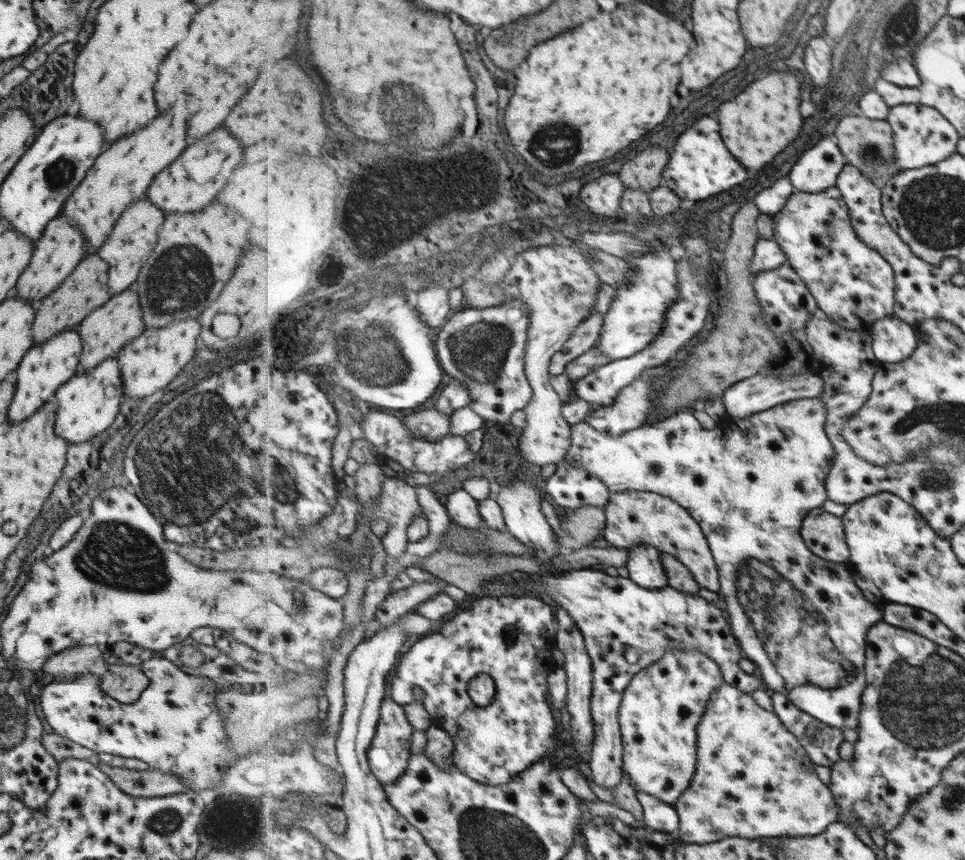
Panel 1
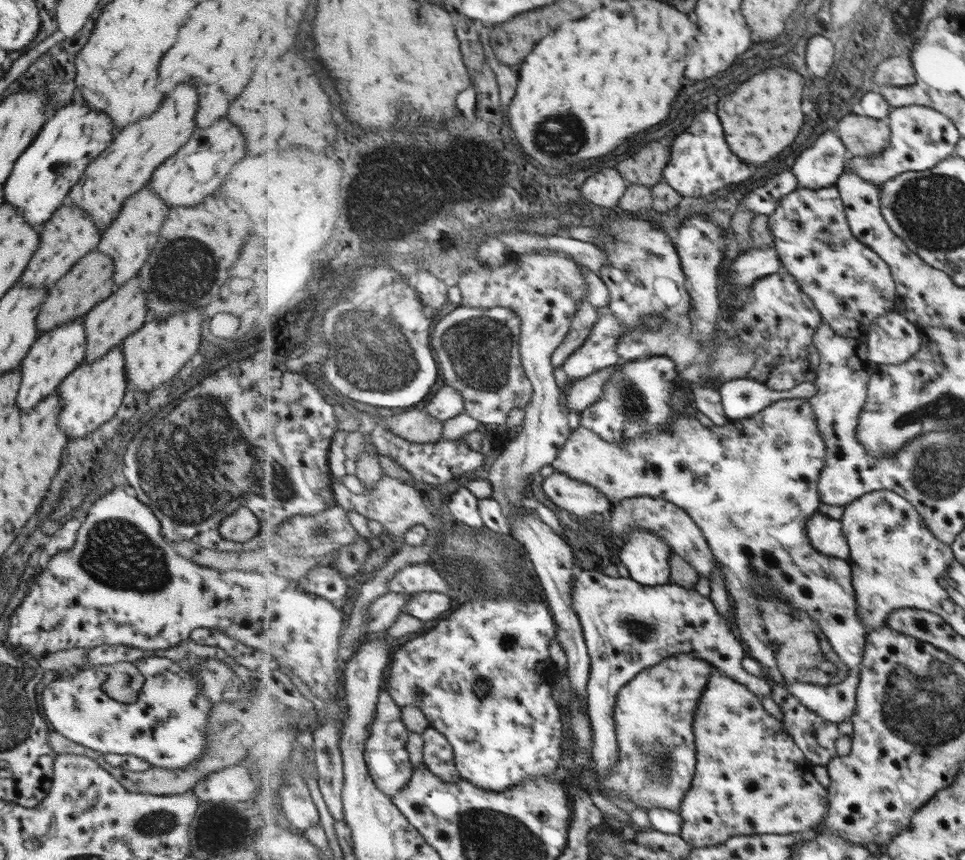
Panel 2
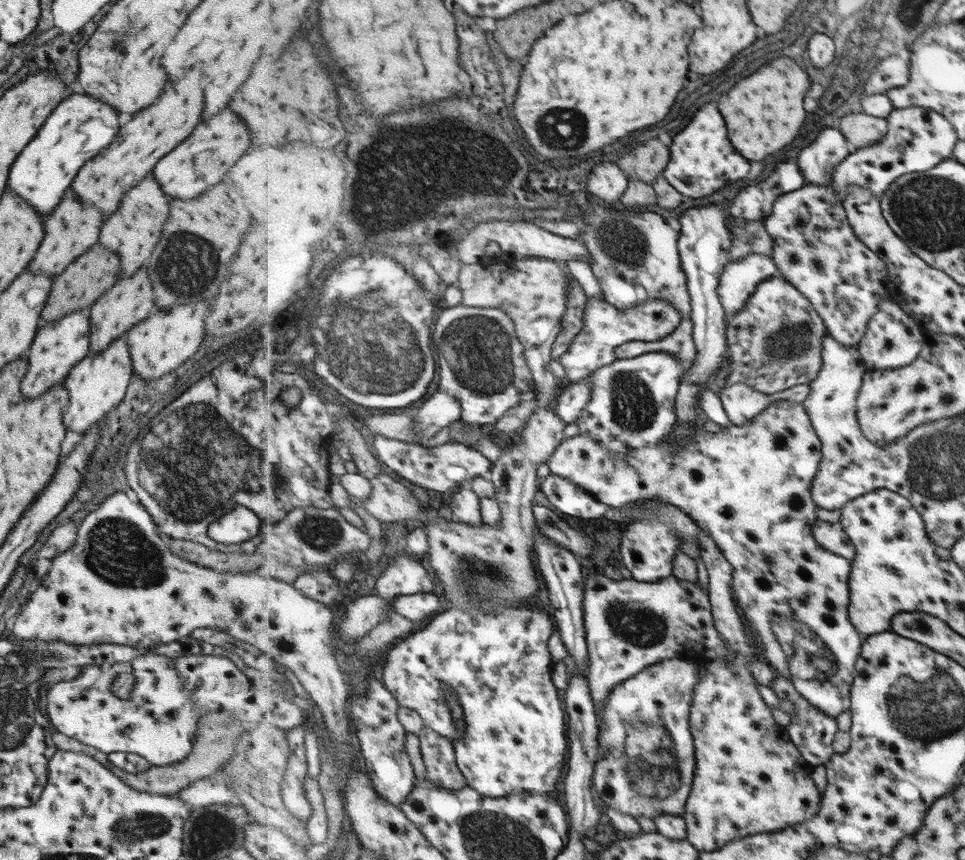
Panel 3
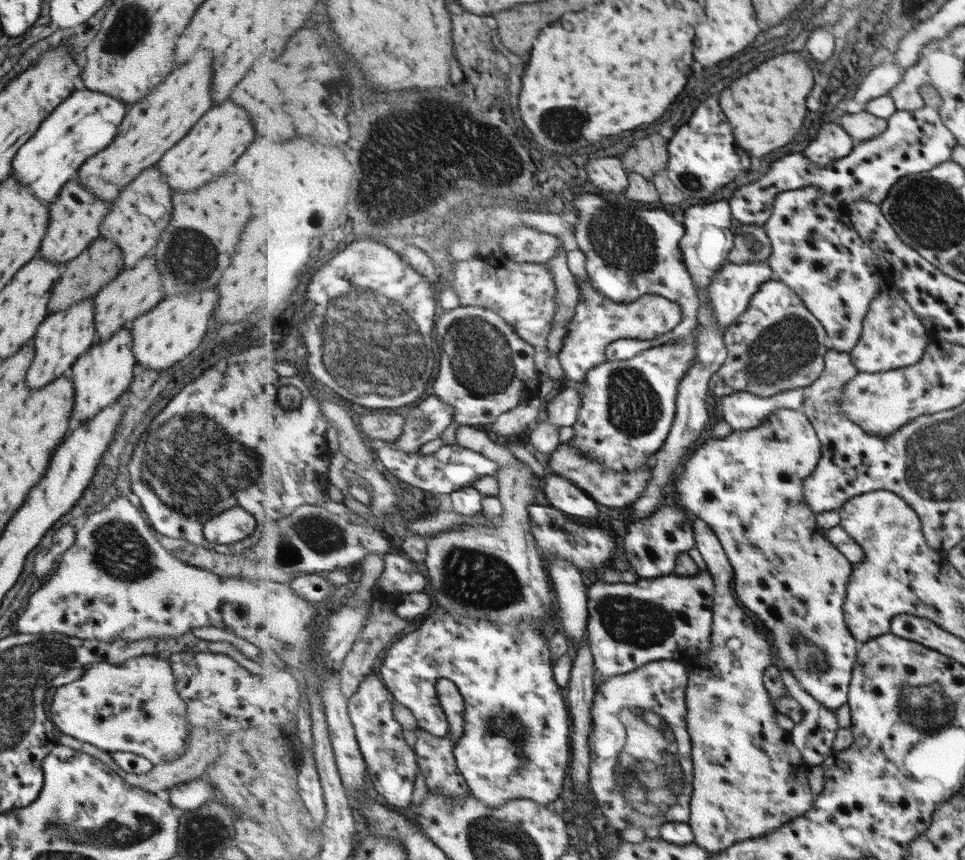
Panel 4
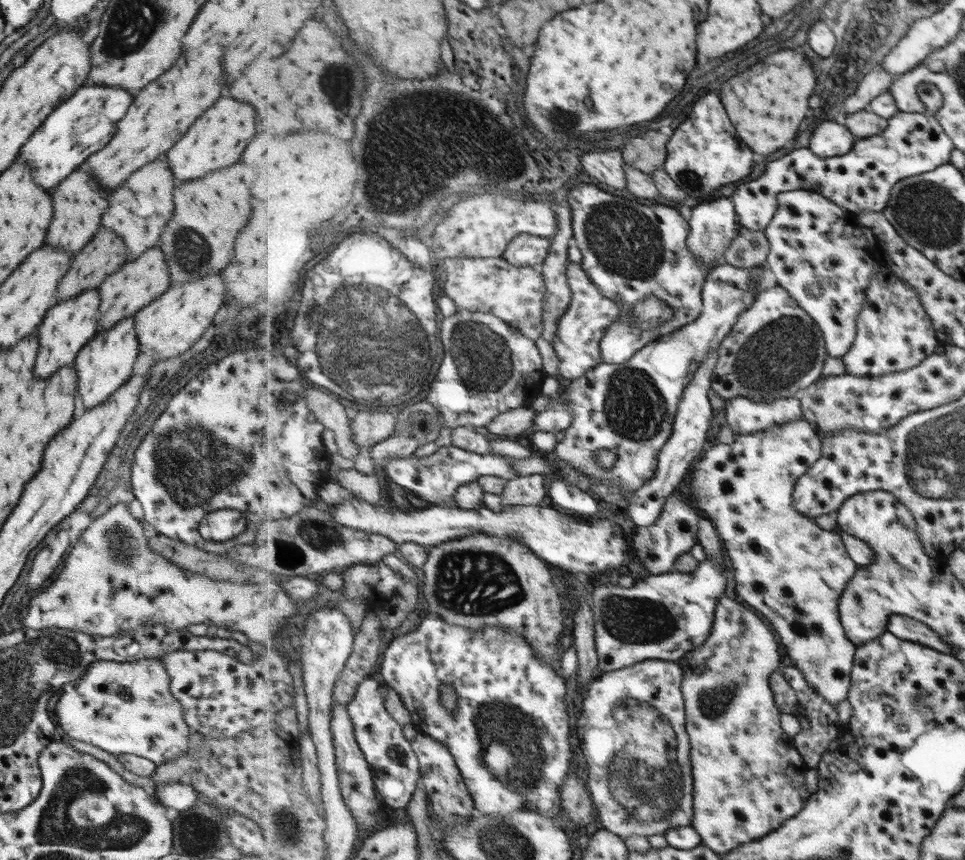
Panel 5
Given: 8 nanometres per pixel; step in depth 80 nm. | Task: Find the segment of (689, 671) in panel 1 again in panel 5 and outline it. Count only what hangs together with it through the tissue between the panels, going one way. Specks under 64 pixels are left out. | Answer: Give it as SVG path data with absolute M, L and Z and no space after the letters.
M658 659L638 662L635 666L623 670L599 674L589 686L587 698L579 706L579 715L576 716L574 723L575 736L588 762L588 784L594 799L594 807L603 828L625 840L635 836L665 835L668 830L676 826L692 826L694 823L694 766L692 765L690 734L686 730L686 699L682 692L685 678L685 672L679 662Z

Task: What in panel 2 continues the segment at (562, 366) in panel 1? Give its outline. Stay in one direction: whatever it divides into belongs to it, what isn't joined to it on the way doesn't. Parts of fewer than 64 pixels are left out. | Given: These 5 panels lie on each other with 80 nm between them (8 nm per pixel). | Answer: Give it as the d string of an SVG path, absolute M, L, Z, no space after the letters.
M585 299L578 306L577 312L572 318L571 332L567 334L563 344L553 353L552 363L555 367L562 368L565 361L589 340L595 324L597 324L597 319L598 314L594 304Z

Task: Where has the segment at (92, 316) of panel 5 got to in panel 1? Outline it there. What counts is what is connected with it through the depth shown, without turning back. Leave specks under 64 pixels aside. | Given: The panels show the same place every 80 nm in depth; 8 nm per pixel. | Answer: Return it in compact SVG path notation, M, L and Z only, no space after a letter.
M76 329L55 333L45 342L31 345L21 357L11 378L15 378L15 396L9 404L7 416L11 422L25 420L41 404L53 400L55 391L78 371L79 355L82 351L81 337Z

